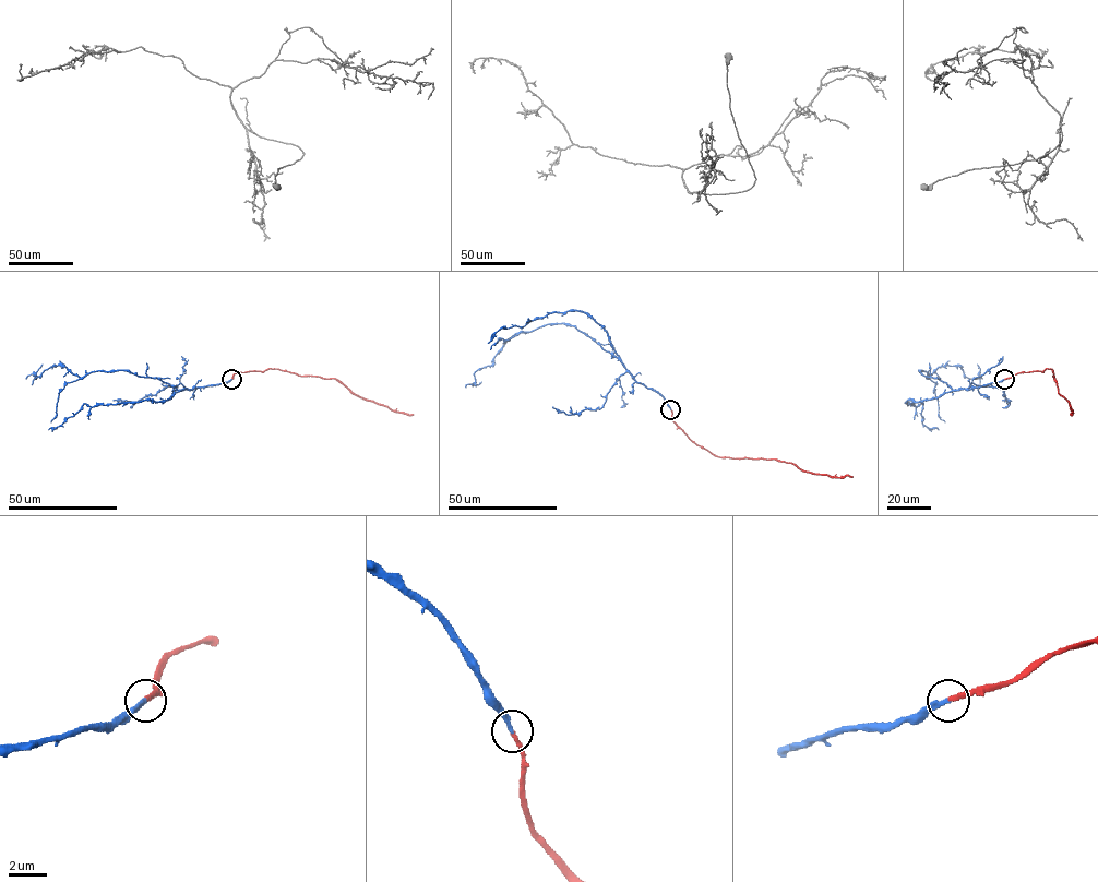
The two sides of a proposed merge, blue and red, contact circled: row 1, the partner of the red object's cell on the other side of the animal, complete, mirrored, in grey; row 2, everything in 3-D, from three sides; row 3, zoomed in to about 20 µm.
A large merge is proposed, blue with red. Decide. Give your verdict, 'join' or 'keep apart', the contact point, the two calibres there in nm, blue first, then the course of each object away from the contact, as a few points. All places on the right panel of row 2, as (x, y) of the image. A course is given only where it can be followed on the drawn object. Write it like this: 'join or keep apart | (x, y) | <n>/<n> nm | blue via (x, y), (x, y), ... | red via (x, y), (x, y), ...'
join | (1004, 379) | 240/240 nm | blue via (1004, 379), (954, 390), (928, 377), (939, 367), (959, 365), (975, 379), (980, 378), (977, 364) | red via (1004, 379), (1021, 372), (1051, 369), (1058, 392), (1070, 403), (1072, 414)

